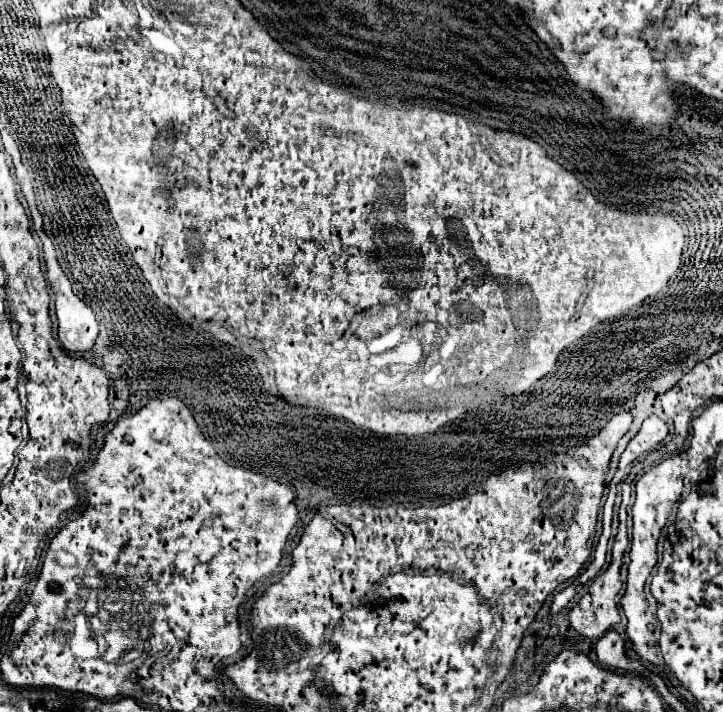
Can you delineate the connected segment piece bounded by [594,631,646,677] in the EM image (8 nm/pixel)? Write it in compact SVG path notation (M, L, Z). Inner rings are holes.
M614 631L606 633L602 639L598 639L596 643L596 655L598 661L614 671L622 671L622 673L636 673L640 677L646 675L646 669L640 665L640 661L632 661L630 657L626 657L624 653L624 643L622 637Z

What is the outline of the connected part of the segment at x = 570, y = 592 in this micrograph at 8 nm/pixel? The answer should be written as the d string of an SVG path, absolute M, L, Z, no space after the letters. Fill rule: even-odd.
M574 585L568 586L561 592L557 593L554 596L552 605L551 605L551 612L552 613L558 613L563 608L567 607L568 604L571 602L571 600L576 595L576 587Z

